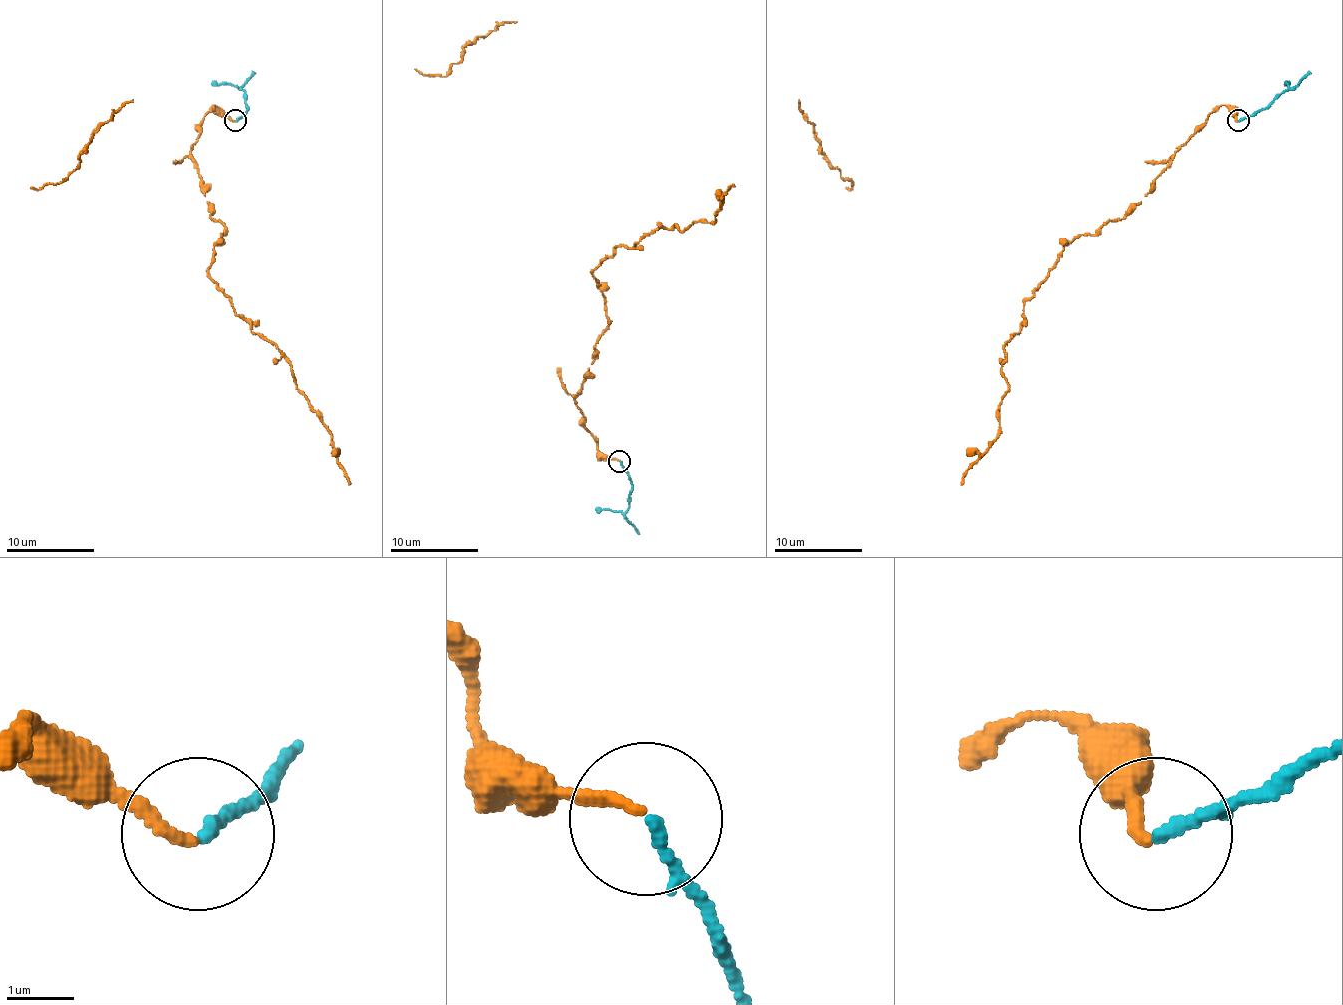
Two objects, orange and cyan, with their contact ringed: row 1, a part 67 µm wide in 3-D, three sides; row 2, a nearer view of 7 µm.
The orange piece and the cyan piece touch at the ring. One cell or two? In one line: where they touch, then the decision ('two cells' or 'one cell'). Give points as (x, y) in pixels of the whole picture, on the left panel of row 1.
at (235, 120); one cell

